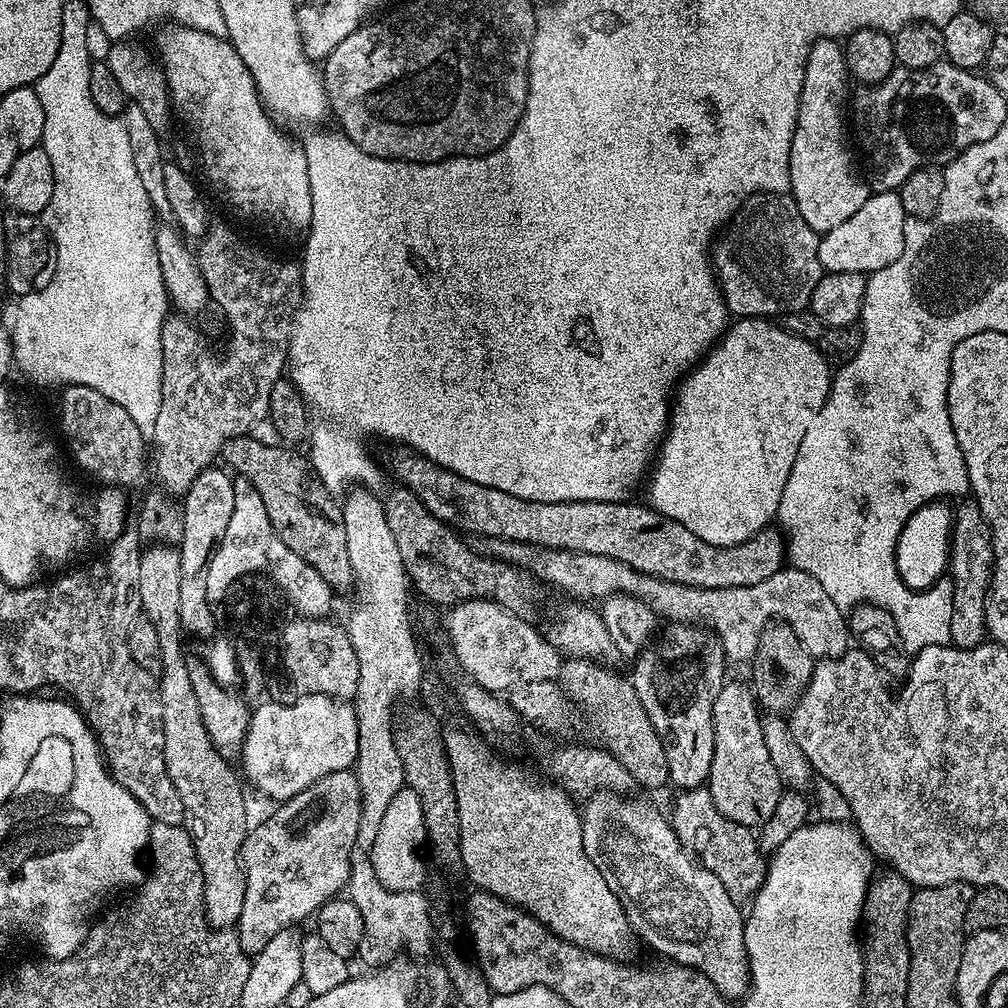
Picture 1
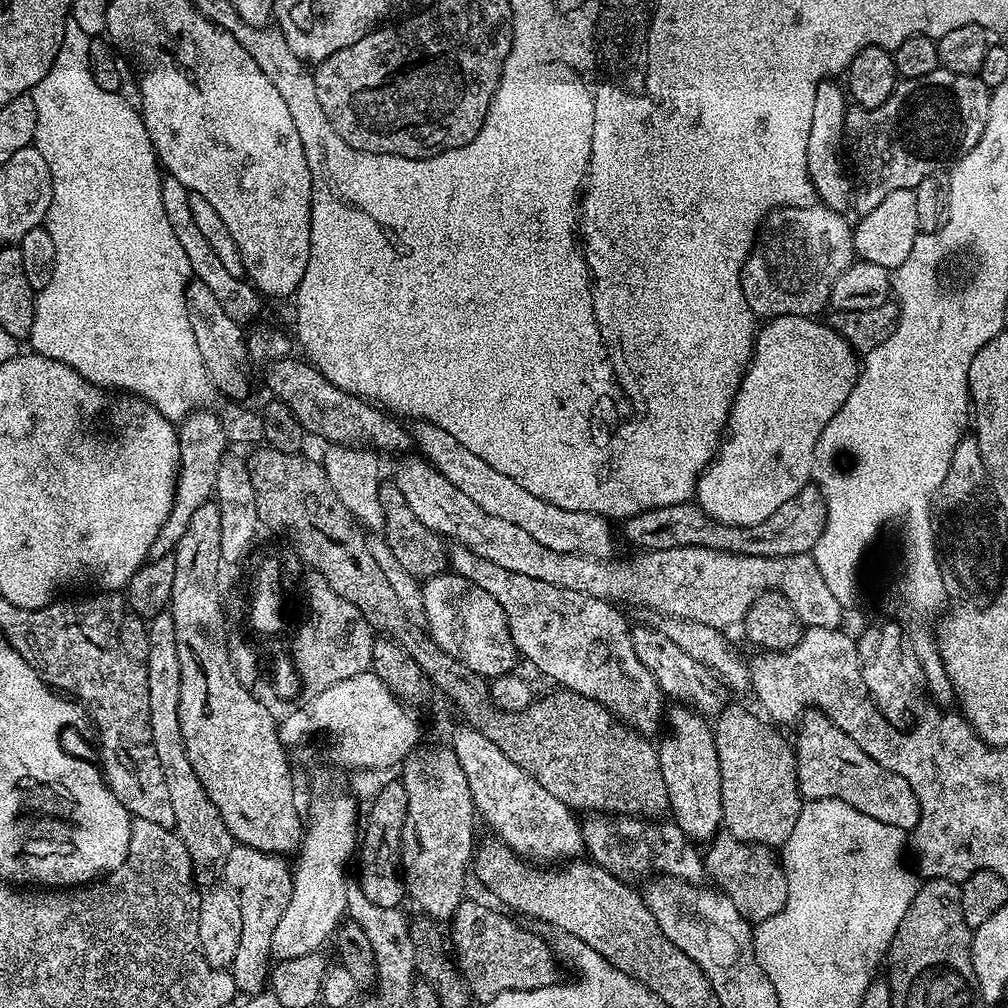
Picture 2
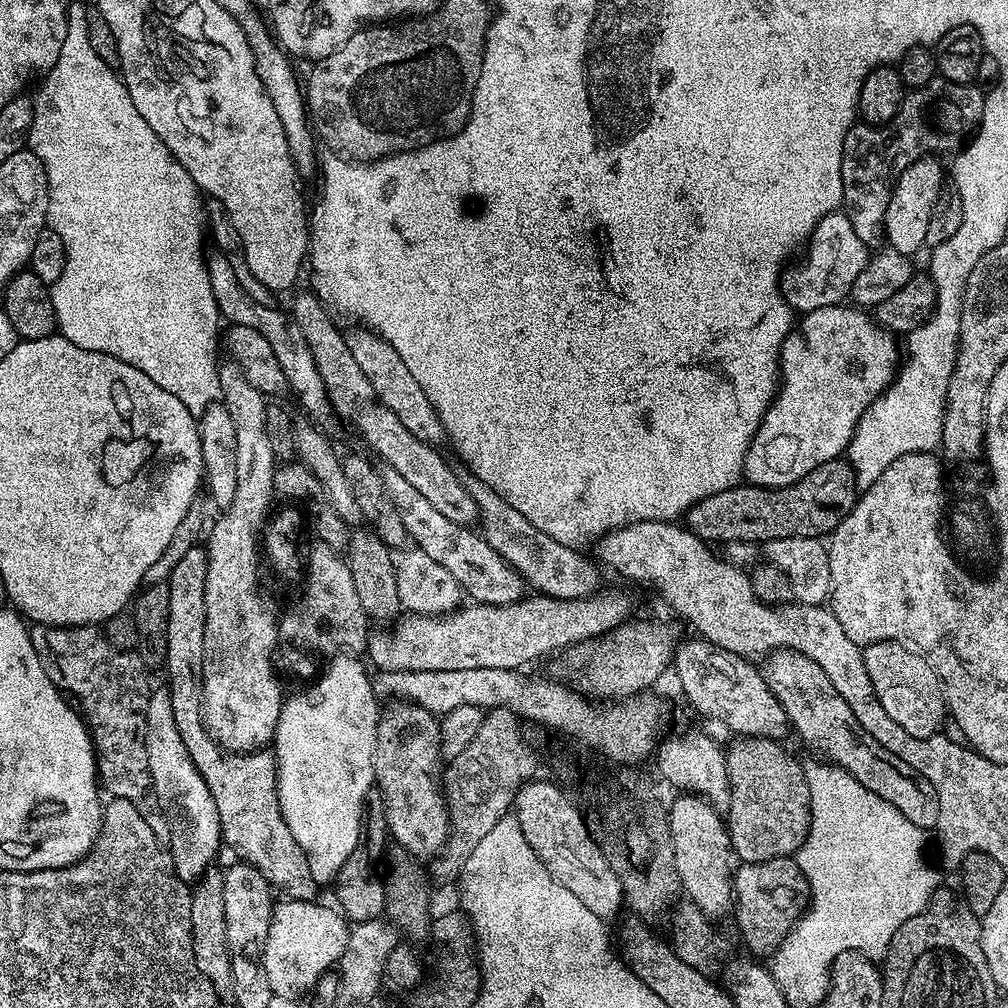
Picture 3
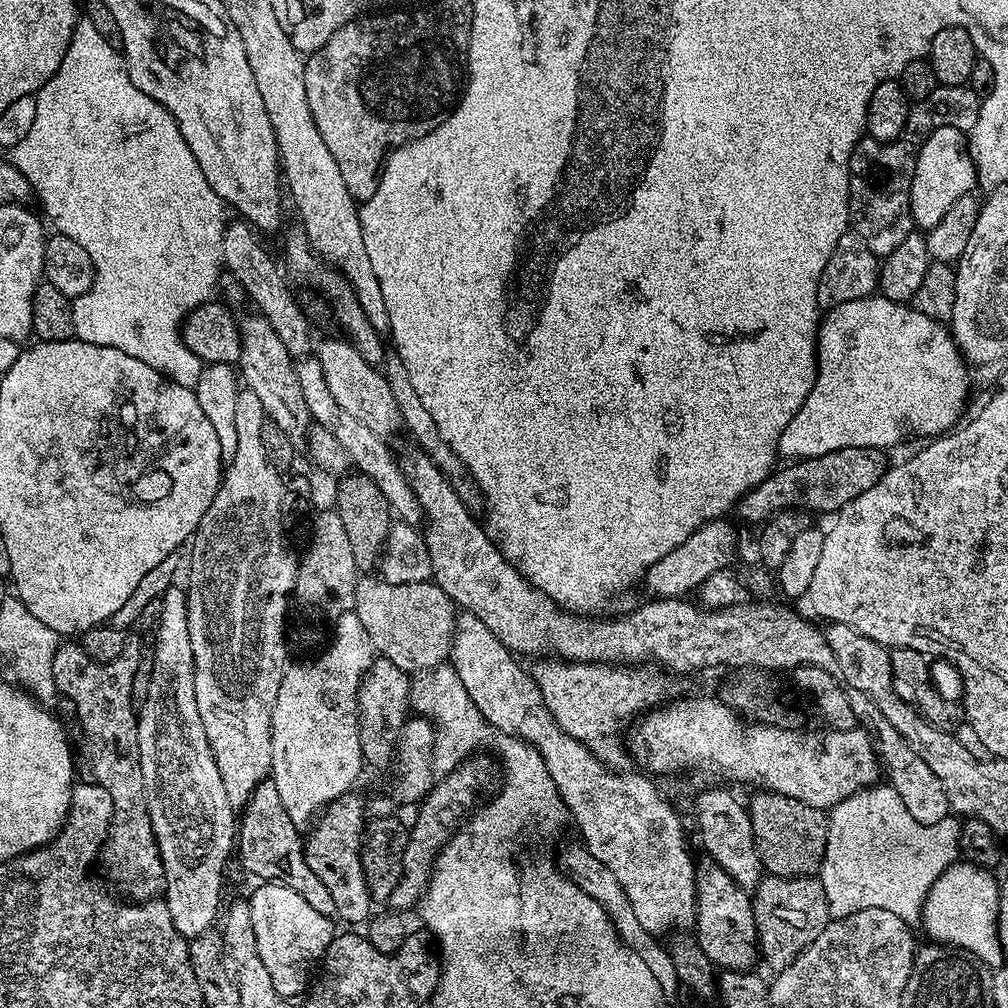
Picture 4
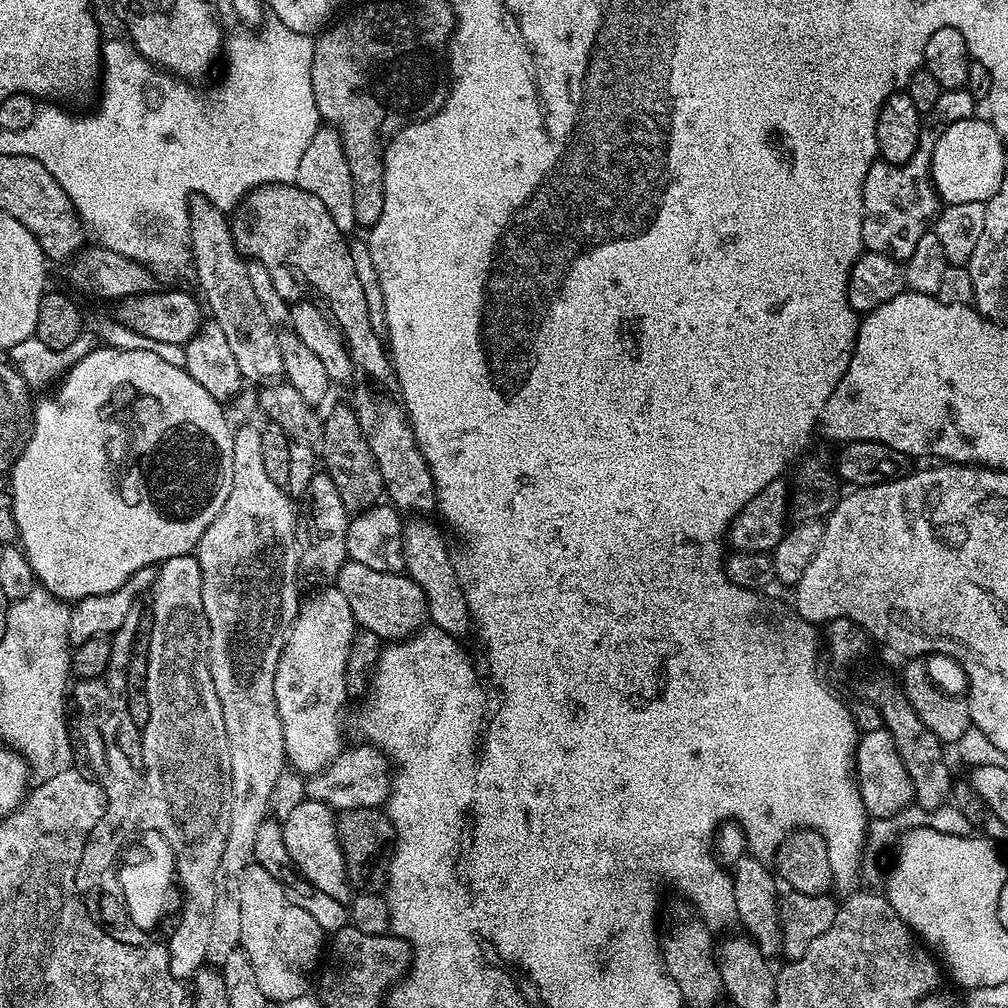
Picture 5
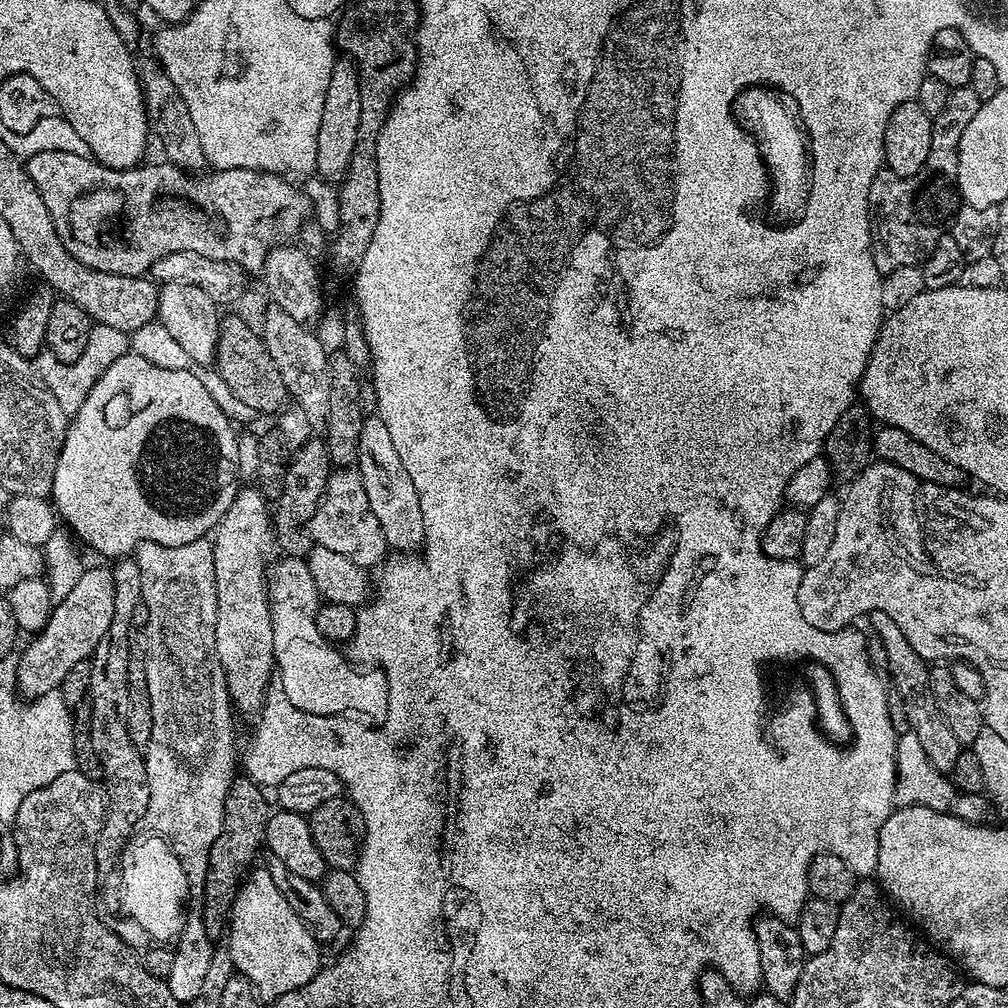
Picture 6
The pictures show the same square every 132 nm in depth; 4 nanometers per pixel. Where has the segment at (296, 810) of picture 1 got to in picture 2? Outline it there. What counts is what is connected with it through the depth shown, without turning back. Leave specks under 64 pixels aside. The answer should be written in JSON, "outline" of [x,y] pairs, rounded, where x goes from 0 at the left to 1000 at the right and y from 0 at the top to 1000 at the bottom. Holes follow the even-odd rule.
{"outline":[[[234,837],[228,847],[224,847],[222,876],[238,892],[240,903],[240,931],[236,934],[228,963],[235,985],[242,987],[243,984],[246,990],[257,988],[268,976],[272,919],[276,919],[276,911],[280,911],[280,903],[284,903],[284,895],[288,895],[290,886],[291,862],[287,854],[285,857],[282,853],[285,852],[281,848],[254,843],[243,837]]]}

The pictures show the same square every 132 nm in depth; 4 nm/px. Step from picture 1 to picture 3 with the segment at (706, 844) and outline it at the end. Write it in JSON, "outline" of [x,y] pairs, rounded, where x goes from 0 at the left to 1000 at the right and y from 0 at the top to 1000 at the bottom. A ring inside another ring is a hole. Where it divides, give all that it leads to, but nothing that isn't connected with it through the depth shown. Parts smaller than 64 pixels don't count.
{"outline":[[[785,849],[764,851],[760,855],[735,856],[726,871],[728,910],[734,929],[750,950],[762,948],[781,934],[786,920],[794,914],[803,896],[802,872]]]}

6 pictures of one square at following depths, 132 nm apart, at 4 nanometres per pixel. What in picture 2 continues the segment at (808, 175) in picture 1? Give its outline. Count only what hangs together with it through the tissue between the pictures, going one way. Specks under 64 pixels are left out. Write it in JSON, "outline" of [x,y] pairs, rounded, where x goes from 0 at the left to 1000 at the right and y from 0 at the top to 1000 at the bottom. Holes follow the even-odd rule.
{"outline":[[[828,78],[813,80],[808,93],[808,114],[804,117],[804,137],[800,141],[800,165],[804,173],[804,181],[810,189],[813,201],[826,206],[829,210],[840,211],[845,200],[846,180],[842,172],[837,172],[839,165],[839,140],[837,134],[837,118],[842,104],[839,102],[839,91],[829,84]]]}

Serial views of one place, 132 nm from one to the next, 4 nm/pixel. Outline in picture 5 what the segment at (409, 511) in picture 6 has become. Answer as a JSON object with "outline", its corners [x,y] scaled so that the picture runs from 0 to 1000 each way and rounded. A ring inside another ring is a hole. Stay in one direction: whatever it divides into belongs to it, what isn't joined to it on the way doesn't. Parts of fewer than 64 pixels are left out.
{"outline":[[[409,514],[400,521],[400,566],[415,581],[419,581],[419,589],[425,594],[424,614],[432,622],[438,623],[443,631],[460,633],[464,622],[469,622],[470,612],[464,604],[460,592],[460,583],[456,580],[456,569],[453,557],[444,549],[444,540],[440,532],[425,517],[425,514]]]}

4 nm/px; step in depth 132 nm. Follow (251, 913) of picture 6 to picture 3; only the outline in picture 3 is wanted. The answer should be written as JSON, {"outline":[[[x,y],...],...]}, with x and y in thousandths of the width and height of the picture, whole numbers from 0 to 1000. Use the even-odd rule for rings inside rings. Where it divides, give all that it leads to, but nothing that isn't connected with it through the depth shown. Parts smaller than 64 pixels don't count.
{"outline":[[[279,892],[270,902],[270,914],[262,939],[262,961],[264,962],[264,974],[268,974],[268,982],[271,988],[284,990],[288,994],[294,994],[297,988],[302,988],[313,981],[315,973],[323,967],[328,958],[336,957],[340,943],[343,942],[347,917],[344,912],[332,900],[324,901],[318,895],[308,893]]]}

